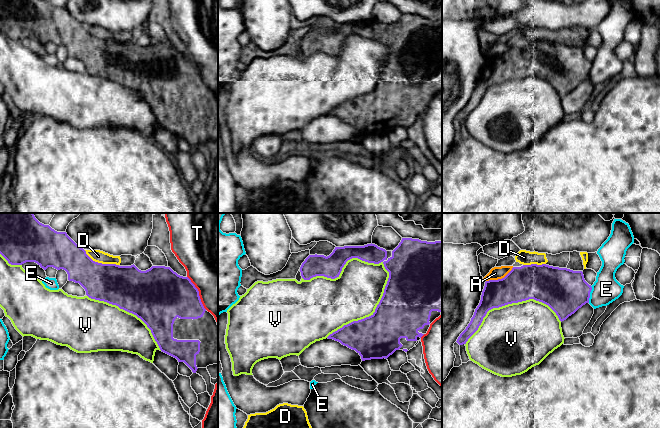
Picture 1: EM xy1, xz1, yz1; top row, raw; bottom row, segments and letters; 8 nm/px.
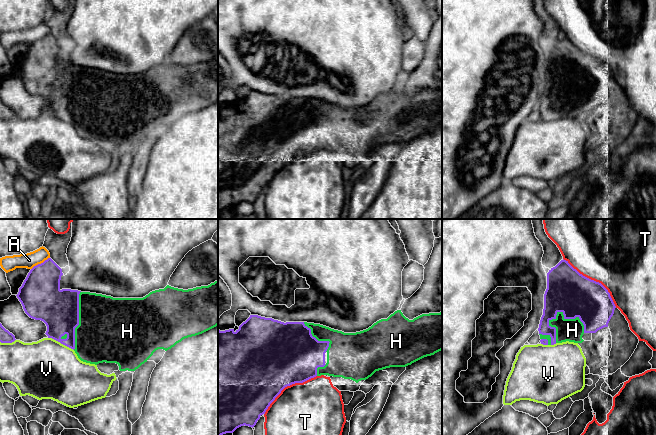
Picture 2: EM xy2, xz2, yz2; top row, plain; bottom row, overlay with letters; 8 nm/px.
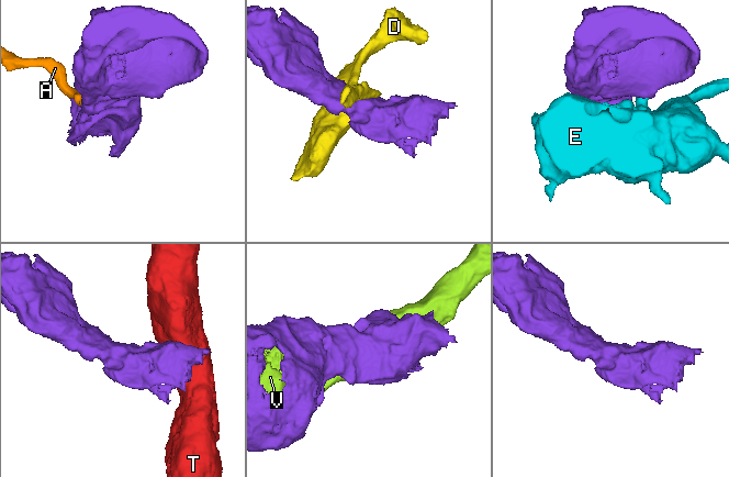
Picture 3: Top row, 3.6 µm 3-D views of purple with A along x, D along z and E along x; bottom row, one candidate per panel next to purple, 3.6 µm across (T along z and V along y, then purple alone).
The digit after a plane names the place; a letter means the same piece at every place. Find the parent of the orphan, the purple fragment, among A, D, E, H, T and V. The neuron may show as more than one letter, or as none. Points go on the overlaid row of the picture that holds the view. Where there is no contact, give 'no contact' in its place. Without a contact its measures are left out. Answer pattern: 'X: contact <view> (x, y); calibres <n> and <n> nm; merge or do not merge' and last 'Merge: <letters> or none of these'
A: contact yz1 (499, 279); calibres 280 and 100 nm; do not merge
D: contact xy1 (101, 263); calibres 320 and 100 nm; do not merge
E: contact yz1 (589, 294); calibres 360 and 220 nm; do not merge
H: contact yz2 (568, 318); calibres 340 and 190 nm; merge
T: contact yz2 (593, 280); calibres 340 and 500 nm; do not merge
V: contact xz1 (375, 310); calibres 420 and 400 nm; do not merge
Merge: H

